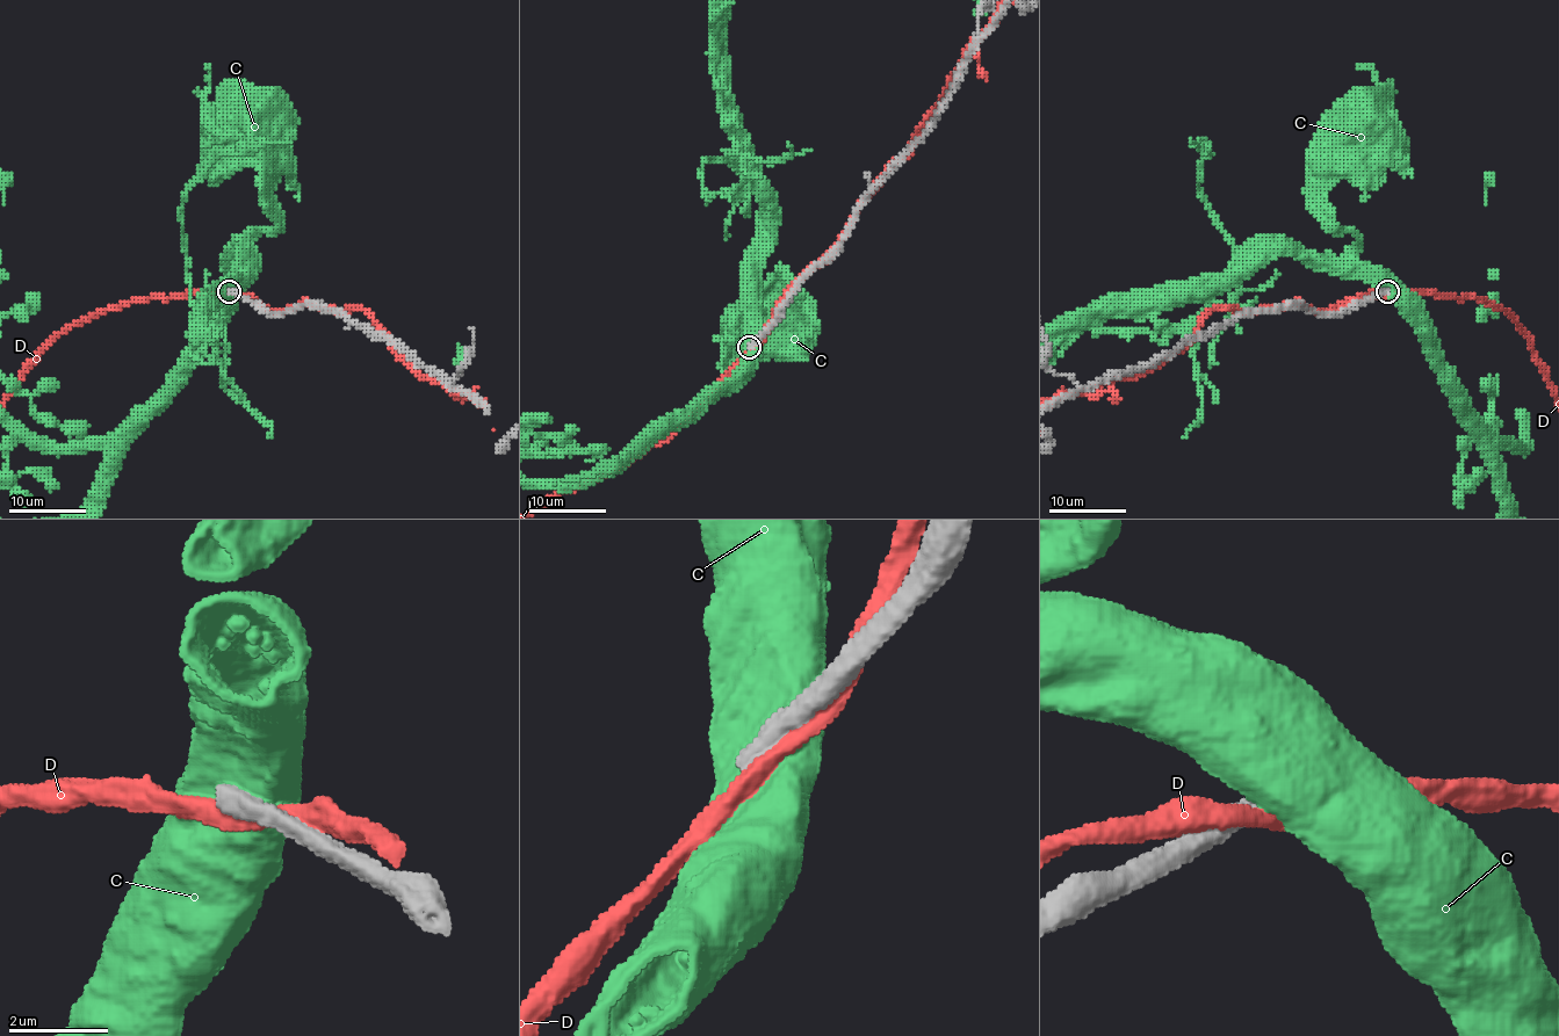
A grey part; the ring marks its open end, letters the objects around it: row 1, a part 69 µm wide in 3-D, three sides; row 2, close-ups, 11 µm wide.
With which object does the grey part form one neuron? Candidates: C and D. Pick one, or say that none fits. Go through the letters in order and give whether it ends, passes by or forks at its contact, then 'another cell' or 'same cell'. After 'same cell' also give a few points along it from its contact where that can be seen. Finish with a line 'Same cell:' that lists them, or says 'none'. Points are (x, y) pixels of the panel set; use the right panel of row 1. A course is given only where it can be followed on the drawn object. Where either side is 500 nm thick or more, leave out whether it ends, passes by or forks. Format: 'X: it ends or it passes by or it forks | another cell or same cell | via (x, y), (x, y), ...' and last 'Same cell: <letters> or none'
C: another cell
D: it passes by | another cell
Same cell: none

